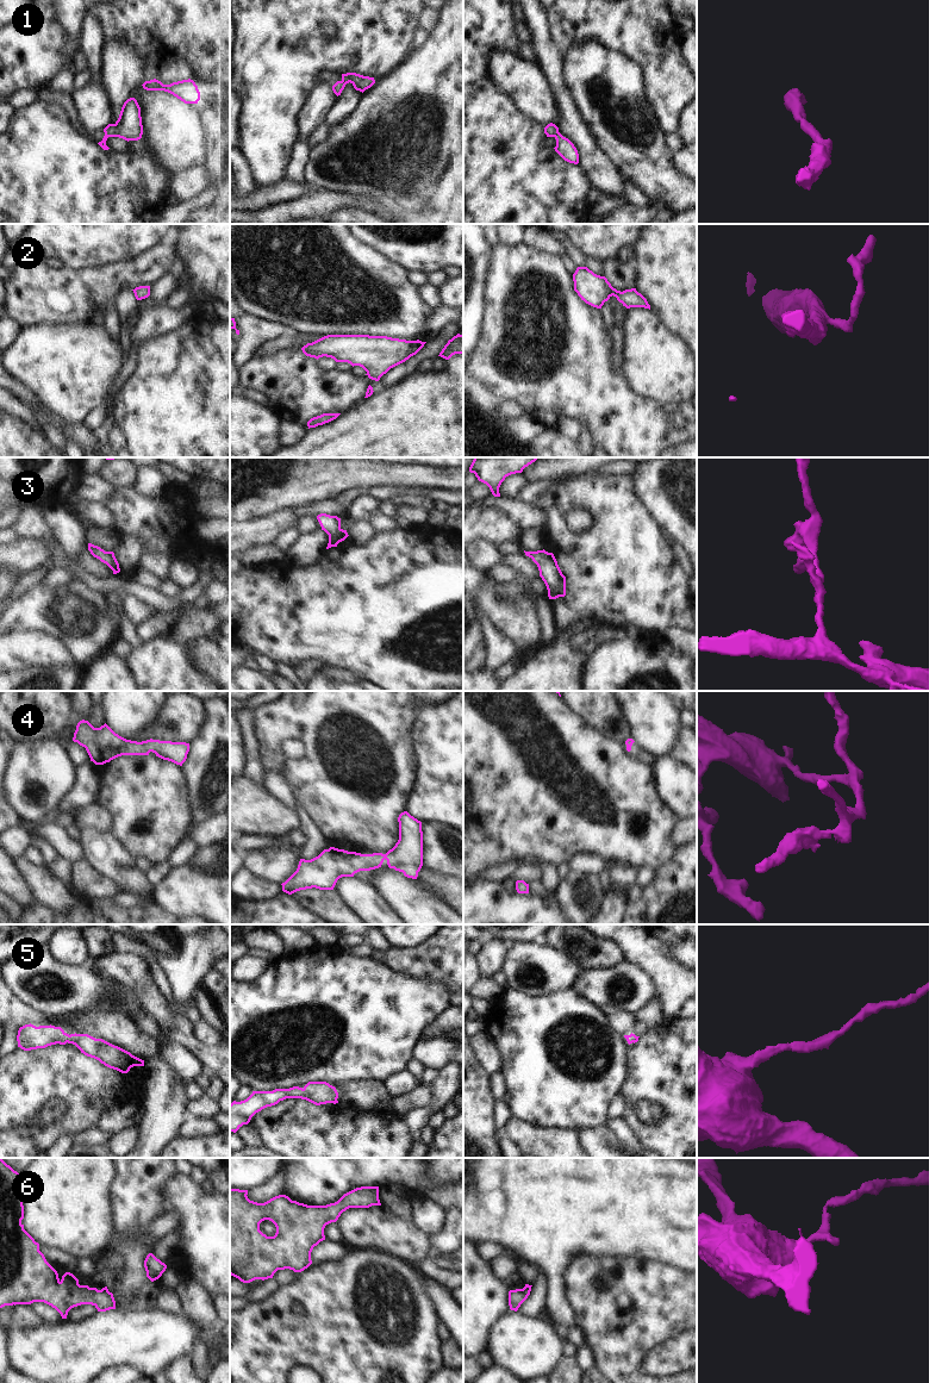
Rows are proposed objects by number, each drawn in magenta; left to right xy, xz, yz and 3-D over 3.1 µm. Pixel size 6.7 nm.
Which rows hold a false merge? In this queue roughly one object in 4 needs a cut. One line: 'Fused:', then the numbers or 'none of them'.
Fused: none of them

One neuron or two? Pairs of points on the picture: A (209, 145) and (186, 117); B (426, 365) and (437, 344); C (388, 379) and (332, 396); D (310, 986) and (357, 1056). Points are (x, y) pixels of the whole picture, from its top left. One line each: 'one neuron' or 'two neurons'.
A: one neuron
B: two neurons
C: two neurons
D: one neuron

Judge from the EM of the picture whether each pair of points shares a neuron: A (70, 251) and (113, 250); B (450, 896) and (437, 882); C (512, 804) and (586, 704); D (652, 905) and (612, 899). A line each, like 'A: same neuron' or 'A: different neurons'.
A: same neuron
B: same neuron
C: different neurons
D: different neurons

